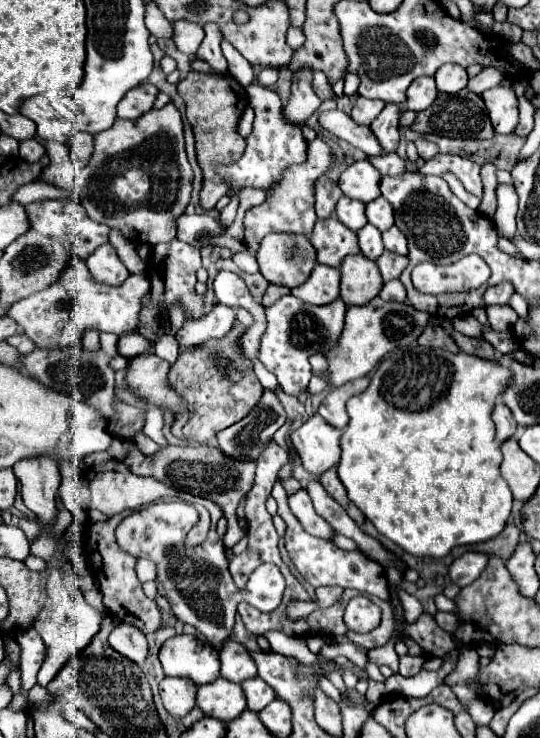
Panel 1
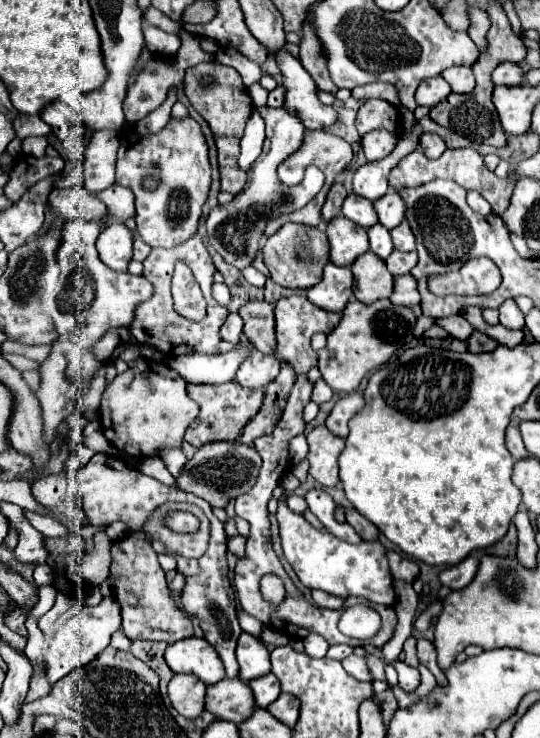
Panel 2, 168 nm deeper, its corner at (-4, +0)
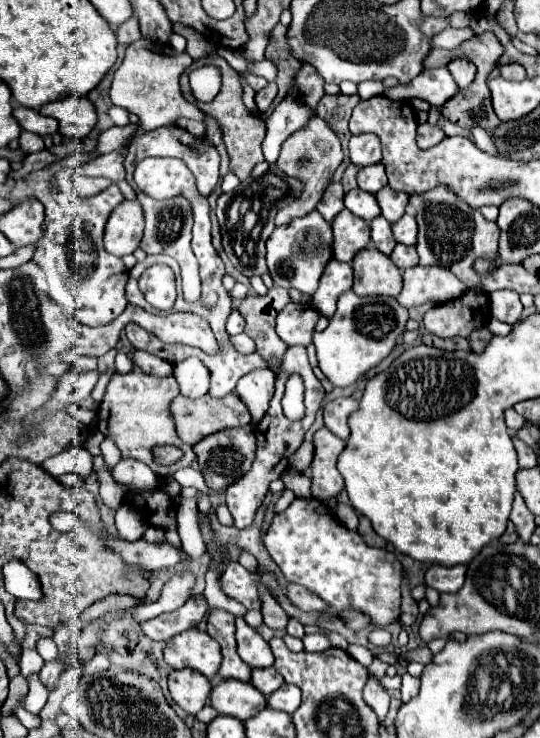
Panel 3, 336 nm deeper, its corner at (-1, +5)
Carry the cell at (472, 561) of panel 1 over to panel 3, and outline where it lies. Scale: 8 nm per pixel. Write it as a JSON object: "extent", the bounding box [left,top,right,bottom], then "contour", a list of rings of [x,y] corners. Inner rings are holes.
{"extent":[425,565,467,593],"contour":[[[431,565],[425,573],[425,585],[437,589],[439,593],[455,593],[465,581],[465,571],[467,565]]]}

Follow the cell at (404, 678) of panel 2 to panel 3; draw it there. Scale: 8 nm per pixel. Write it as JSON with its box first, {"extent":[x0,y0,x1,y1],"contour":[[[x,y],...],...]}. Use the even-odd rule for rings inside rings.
{"extent":[401,673,419,703],"contour":[[[405,673],[403,675],[403,683],[401,683],[401,695],[403,695],[403,703],[407,703],[409,699],[413,699],[419,693],[419,679]]]}

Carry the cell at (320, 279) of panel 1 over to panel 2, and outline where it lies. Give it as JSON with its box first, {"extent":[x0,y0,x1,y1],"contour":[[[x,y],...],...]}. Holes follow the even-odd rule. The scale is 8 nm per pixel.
{"extent":[306,262,354,312],"contour":[[[328,262],[324,268],[324,278],[318,286],[306,290],[306,298],[328,312],[342,312],[352,296],[354,278],[350,268],[338,268]]]}

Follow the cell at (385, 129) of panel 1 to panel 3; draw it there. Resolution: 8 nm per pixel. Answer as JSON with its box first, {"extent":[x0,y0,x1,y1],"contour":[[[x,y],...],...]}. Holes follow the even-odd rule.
{"extent":[349,133,383,167],"contour":[[[363,133],[363,135],[353,135],[349,141],[349,157],[353,165],[367,167],[373,163],[381,161],[381,151],[383,147],[379,145],[379,139],[373,133]]]}

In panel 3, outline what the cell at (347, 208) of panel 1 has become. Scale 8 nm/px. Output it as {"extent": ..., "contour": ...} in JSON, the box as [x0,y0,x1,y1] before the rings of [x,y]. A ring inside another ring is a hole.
{"extent":[345,189,381,221],"contour":[[[353,189],[353,191],[349,191],[349,193],[345,195],[345,207],[347,207],[351,213],[355,213],[357,217],[365,219],[365,221],[375,219],[375,217],[381,213],[375,197],[373,197],[371,193],[361,191],[361,189]]]}

